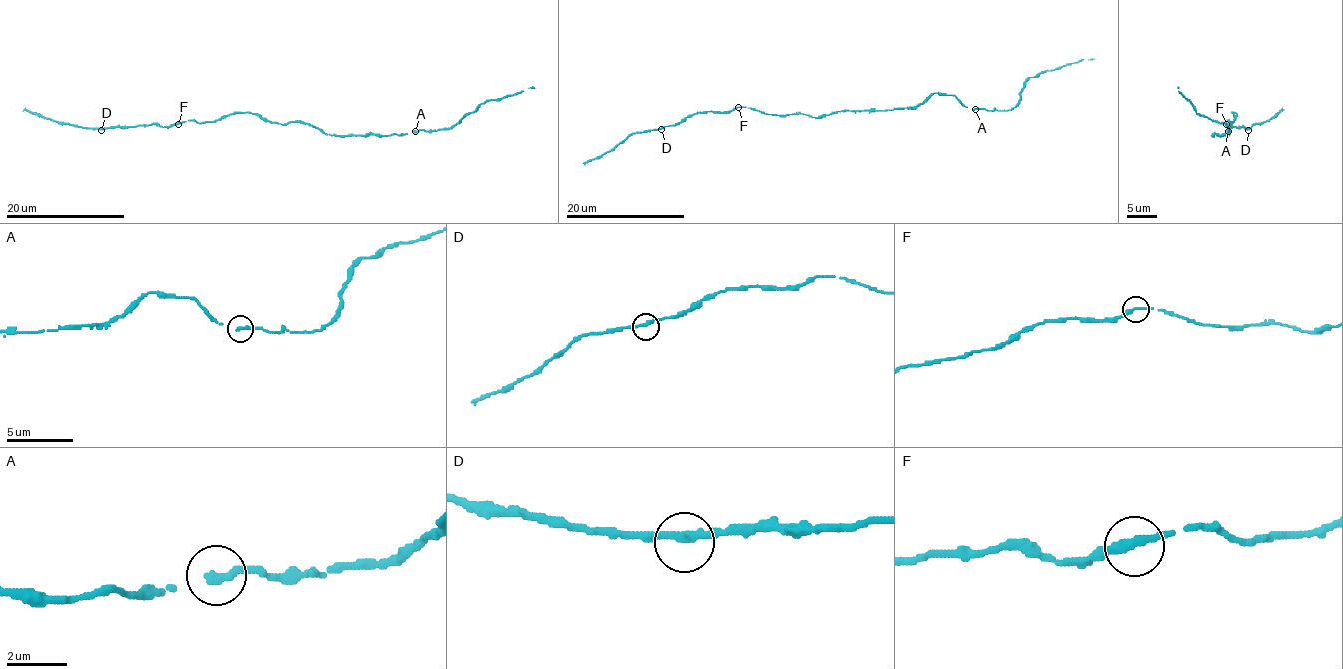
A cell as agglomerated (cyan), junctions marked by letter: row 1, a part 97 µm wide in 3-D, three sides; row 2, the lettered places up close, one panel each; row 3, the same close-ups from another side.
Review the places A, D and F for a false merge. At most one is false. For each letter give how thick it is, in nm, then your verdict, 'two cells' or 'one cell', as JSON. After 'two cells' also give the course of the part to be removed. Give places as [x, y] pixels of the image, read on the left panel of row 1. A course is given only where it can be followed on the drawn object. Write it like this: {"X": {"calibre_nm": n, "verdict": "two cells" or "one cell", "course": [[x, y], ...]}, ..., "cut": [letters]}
{"A": {"calibre_nm": 280, "verdict": "one cell"}, "D": {"calibre_nm": 280, "verdict": "one cell"}, "F": {"calibre_nm": 280, "verdict": "one cell"}, "cut": []}

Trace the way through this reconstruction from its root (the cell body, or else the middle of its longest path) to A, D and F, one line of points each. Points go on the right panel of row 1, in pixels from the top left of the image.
A: (1229, 124), (1228, 136), (1211, 134), (1228, 131)
D: (1229, 124), (1236, 115), (1233, 112), (1233, 121), (1226, 122), (1231, 127), (1231, 124), (1248, 130)
F: (1229, 124), (1236, 113), (1233, 112), (1233, 121), (1226, 121), (1226, 124)

